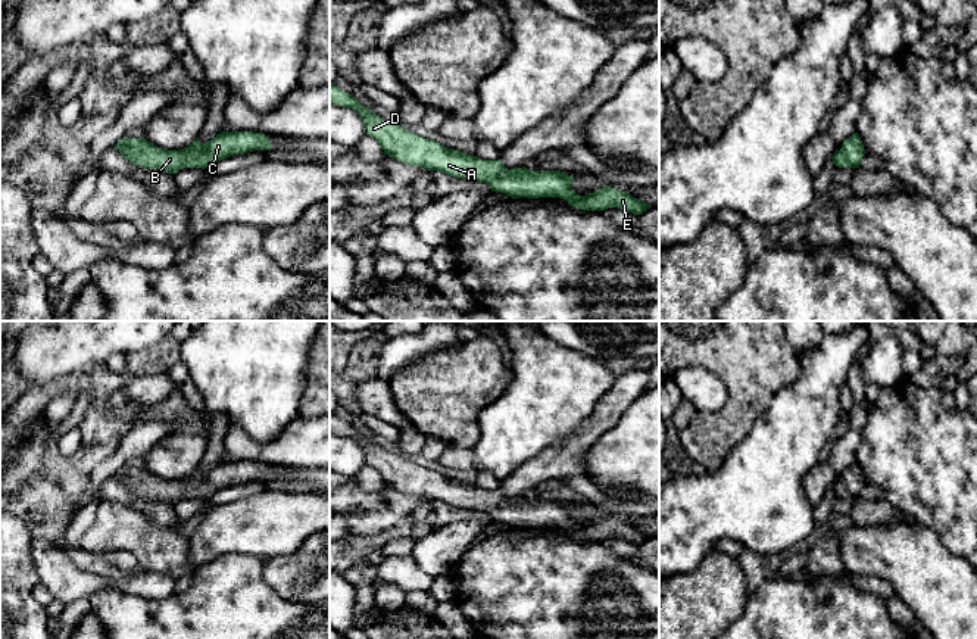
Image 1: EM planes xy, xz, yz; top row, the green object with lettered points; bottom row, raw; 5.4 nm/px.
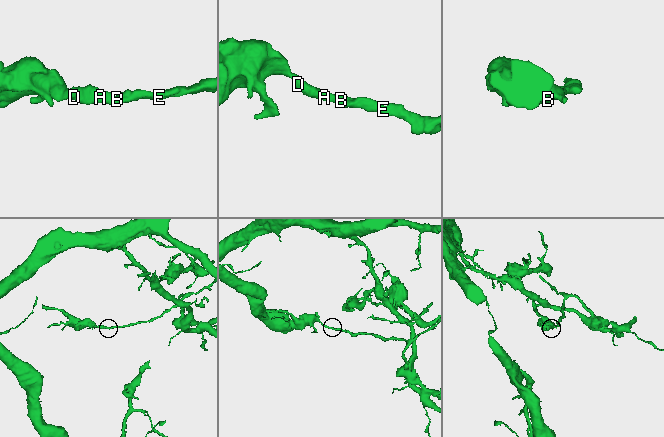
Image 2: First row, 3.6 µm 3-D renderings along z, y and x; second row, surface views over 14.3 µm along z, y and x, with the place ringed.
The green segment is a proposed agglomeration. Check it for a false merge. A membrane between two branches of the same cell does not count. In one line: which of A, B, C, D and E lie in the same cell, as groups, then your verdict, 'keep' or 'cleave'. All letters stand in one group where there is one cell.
A B C D E | keep

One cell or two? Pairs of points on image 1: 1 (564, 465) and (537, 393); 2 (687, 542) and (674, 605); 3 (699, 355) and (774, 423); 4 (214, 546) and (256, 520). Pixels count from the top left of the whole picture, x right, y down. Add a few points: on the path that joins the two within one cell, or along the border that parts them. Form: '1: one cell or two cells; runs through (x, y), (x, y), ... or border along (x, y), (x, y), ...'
1: two cells; border along (584, 423), (567, 439), (545, 448), (527, 461)
2: two cells; border along (709, 551), (692, 570), (674, 574)
3: two cells; border along (786, 386), (774, 395), (768, 408), (742, 439)
4: one cell; runs through (224, 536), (233, 527), (246, 526)

